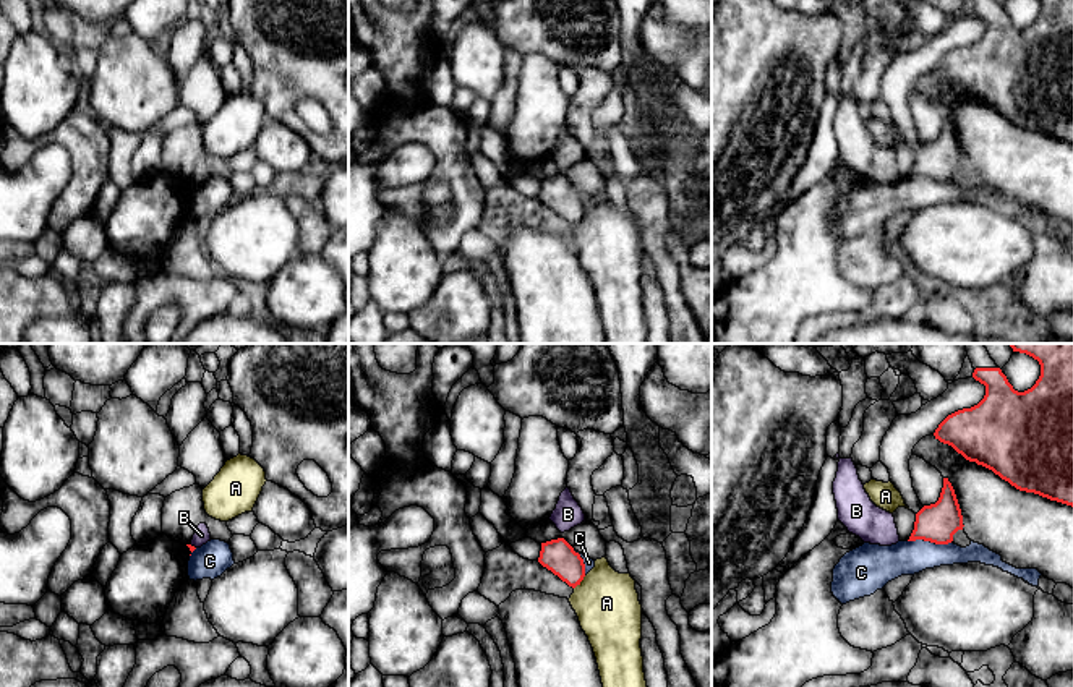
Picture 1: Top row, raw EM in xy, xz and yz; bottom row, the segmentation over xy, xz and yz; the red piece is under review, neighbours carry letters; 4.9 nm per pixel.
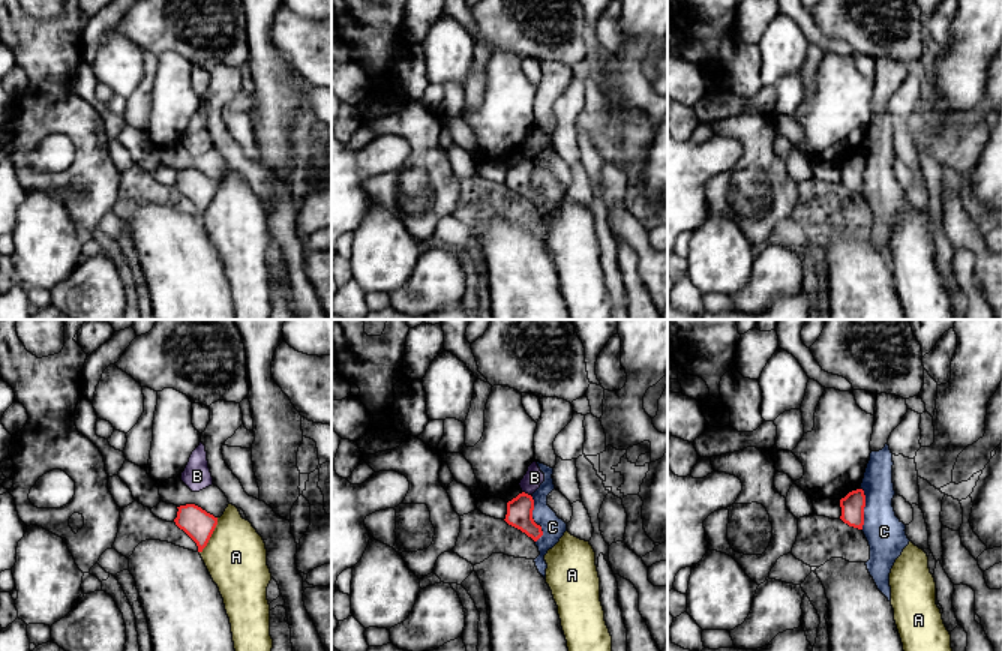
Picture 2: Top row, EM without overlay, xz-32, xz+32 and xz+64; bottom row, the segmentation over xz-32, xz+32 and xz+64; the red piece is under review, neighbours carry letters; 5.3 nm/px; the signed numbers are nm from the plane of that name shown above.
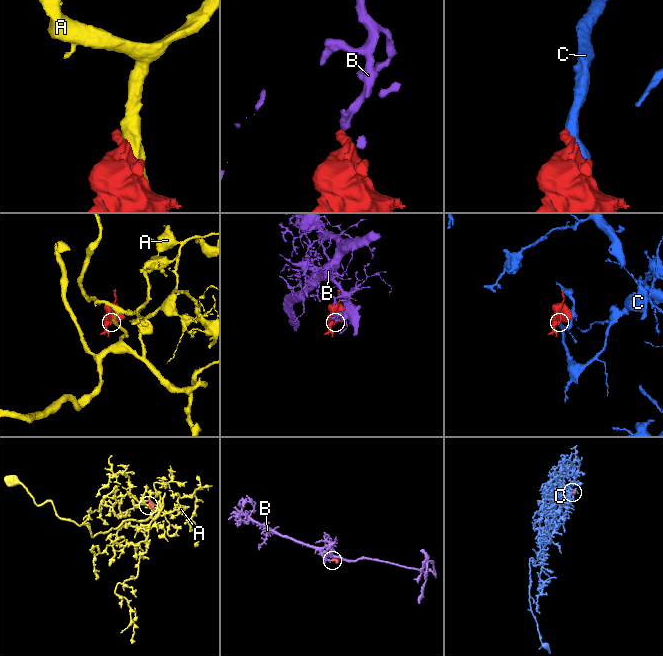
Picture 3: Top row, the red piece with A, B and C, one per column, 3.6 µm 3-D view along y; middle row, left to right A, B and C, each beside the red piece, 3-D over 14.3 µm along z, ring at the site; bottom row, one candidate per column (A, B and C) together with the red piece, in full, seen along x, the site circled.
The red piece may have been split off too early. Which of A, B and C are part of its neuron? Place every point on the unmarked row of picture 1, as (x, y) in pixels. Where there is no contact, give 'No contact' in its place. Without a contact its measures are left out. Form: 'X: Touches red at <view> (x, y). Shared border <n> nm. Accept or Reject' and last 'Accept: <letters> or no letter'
A: Touches red at xz (581, 217). Shared border 90 nm. Reject
B: Touches red at xy (193, 183). Shared border 40 nm. Reject
C: Touches red at yz (929, 177). Shared border 220 nm. Reject
Accept: no letter

